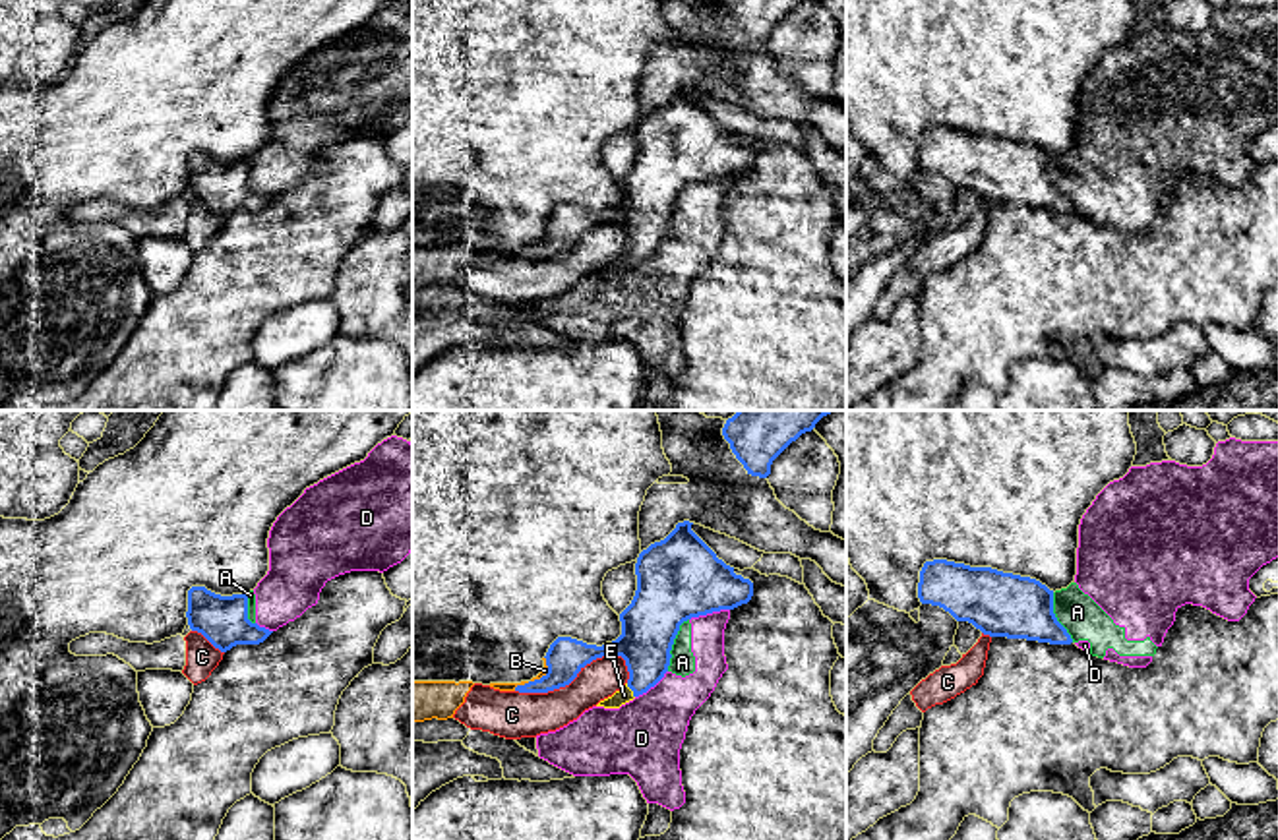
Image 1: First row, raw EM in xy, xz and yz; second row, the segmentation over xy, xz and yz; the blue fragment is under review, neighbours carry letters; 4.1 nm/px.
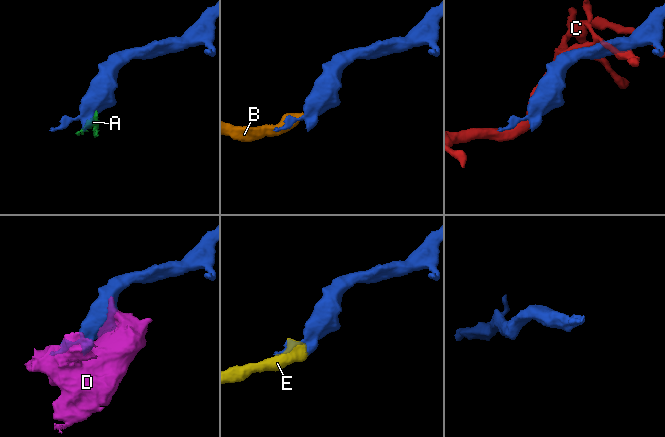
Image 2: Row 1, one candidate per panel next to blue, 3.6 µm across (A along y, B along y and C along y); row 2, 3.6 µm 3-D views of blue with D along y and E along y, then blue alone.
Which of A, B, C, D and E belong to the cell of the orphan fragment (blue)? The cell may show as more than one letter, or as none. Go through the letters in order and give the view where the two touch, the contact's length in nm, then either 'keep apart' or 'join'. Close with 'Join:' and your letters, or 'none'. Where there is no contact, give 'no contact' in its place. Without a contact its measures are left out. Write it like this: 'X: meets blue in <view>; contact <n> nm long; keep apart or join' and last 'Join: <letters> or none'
A: meets blue in xz; contact 240 nm long; keep apart
B: meets blue in xz; contact 190 nm long; keep apart
C: meets blue in xz; contact 480 nm long; keep apart
D: meets blue in xz; contact 180 nm long; keep apart
E: meets blue in xz; contact 70 nm long; join
Join: E

